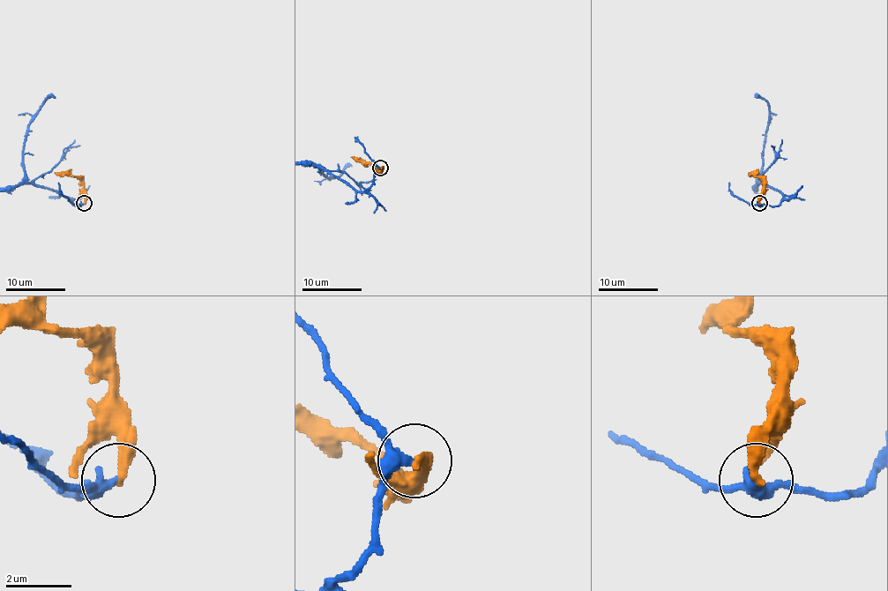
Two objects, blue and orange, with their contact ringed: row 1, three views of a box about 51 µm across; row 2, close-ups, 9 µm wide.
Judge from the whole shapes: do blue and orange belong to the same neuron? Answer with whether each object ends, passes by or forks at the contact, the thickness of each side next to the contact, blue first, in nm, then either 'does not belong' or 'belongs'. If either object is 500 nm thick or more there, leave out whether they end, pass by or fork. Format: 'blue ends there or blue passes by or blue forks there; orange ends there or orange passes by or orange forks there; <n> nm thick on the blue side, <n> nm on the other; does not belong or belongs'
blue passes by; orange ends there; 280 nm thick on the blue side, 320 nm on the other; does not belong

